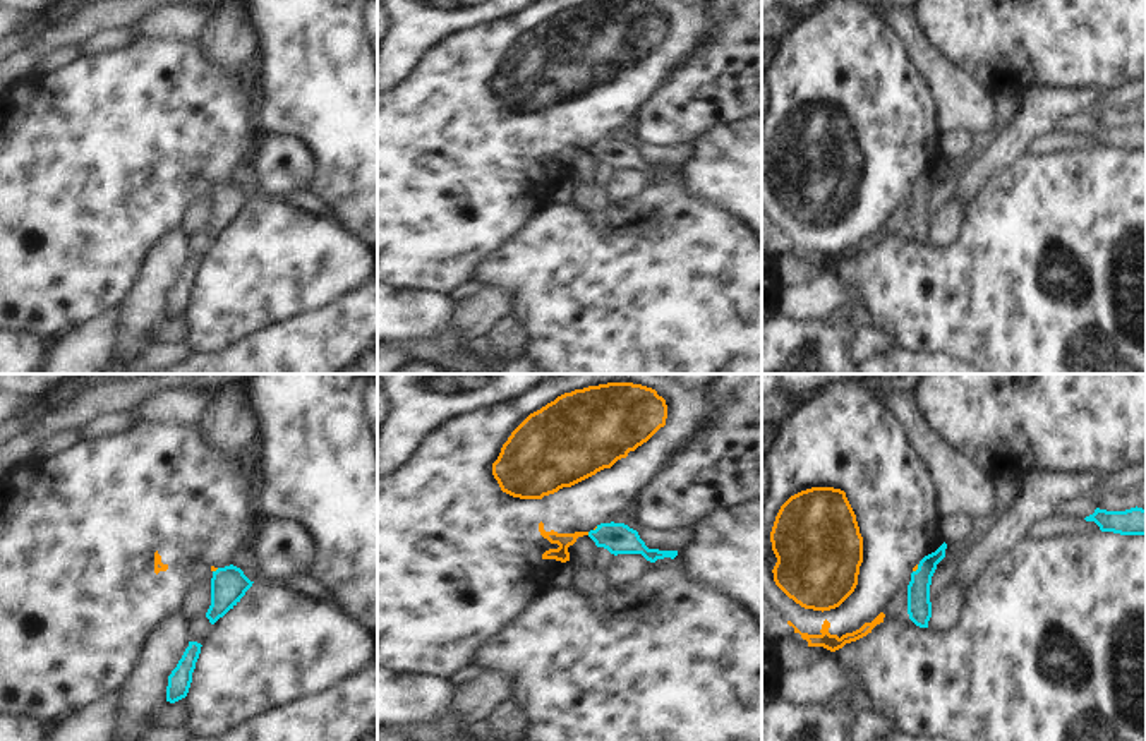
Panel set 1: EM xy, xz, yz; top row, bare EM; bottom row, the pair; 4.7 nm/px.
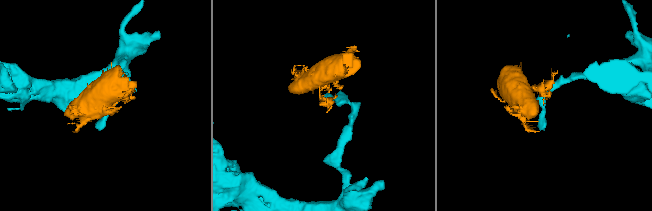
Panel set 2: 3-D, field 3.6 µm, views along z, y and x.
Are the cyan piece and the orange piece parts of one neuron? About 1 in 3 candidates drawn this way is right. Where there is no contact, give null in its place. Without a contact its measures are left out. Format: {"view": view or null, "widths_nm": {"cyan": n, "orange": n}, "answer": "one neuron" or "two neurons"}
{"view": "yz", "widths_nm": {"cyan": 110, "orange": 20}, "answer": "two neurons"}

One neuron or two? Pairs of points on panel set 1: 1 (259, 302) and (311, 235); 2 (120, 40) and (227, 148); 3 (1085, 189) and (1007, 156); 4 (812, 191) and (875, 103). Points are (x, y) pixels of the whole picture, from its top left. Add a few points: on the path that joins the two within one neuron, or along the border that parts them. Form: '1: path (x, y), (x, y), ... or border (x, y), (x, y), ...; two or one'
1: path (261, 285), (294, 253); one
2: border (136, 35), (124, 48), (88, 57); two
3: border (1025, 151), (1011, 165), (999, 170), (985, 186); two
4: path (827, 168), (827, 160), (839, 153), (856, 126); one

